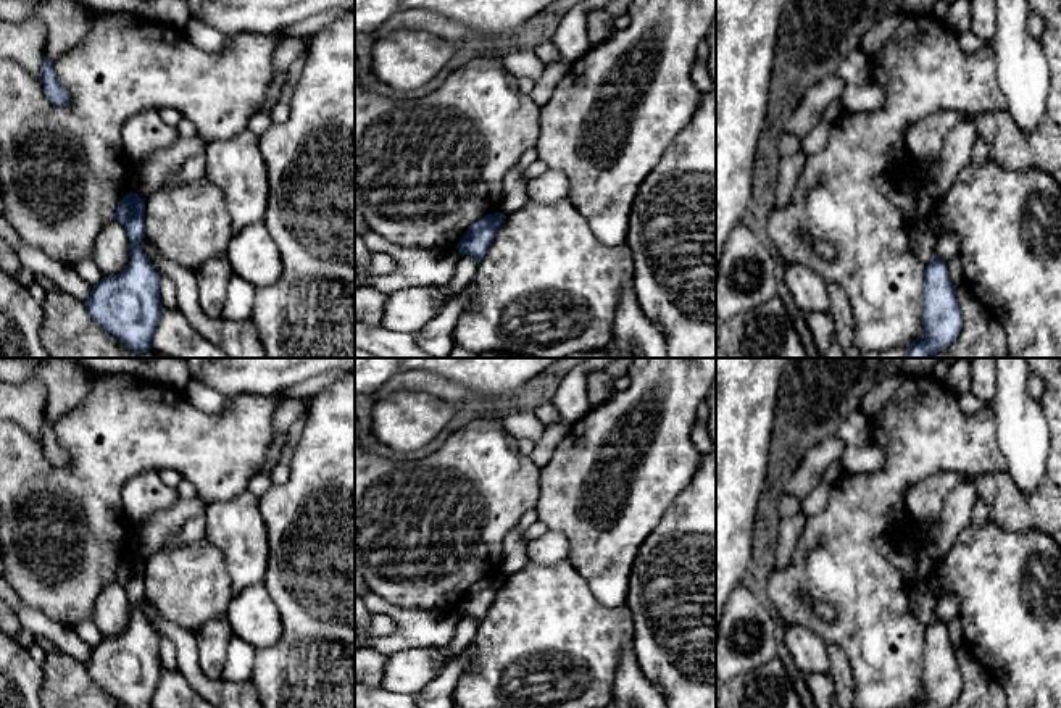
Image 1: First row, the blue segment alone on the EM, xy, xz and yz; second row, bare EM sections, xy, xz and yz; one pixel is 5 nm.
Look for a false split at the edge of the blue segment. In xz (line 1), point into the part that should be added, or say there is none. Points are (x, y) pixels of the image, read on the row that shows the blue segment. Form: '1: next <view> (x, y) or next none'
1: next none

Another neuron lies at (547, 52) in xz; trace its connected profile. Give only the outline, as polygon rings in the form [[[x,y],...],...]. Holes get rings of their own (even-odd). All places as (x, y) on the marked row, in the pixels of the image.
[[[550,40],[550,42],[545,42],[542,45],[539,45],[535,48],[535,55],[545,63],[545,65],[550,65],[556,60],[561,58],[558,48],[555,47],[555,44]]]

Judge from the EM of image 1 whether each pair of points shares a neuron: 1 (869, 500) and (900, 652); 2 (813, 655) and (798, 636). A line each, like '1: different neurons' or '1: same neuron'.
1: same neuron
2: same neuron

